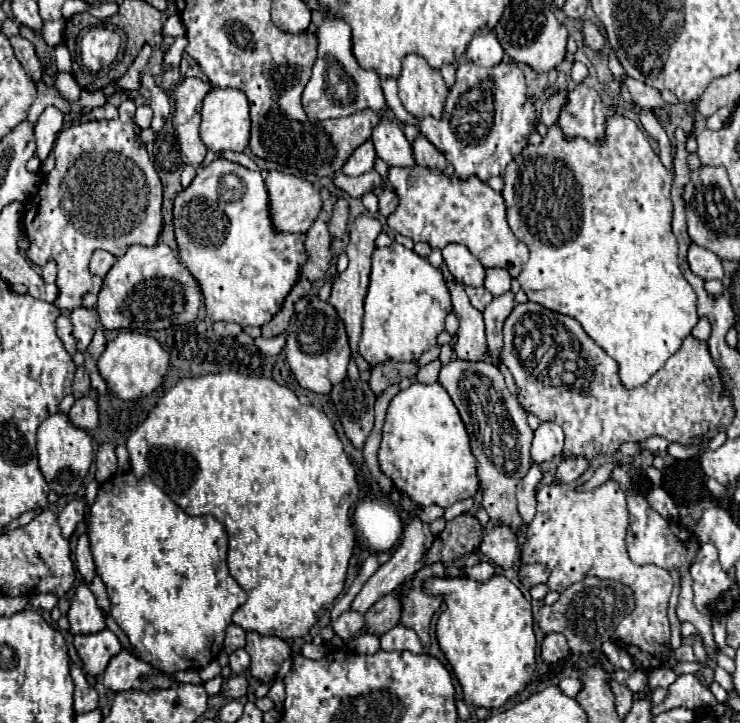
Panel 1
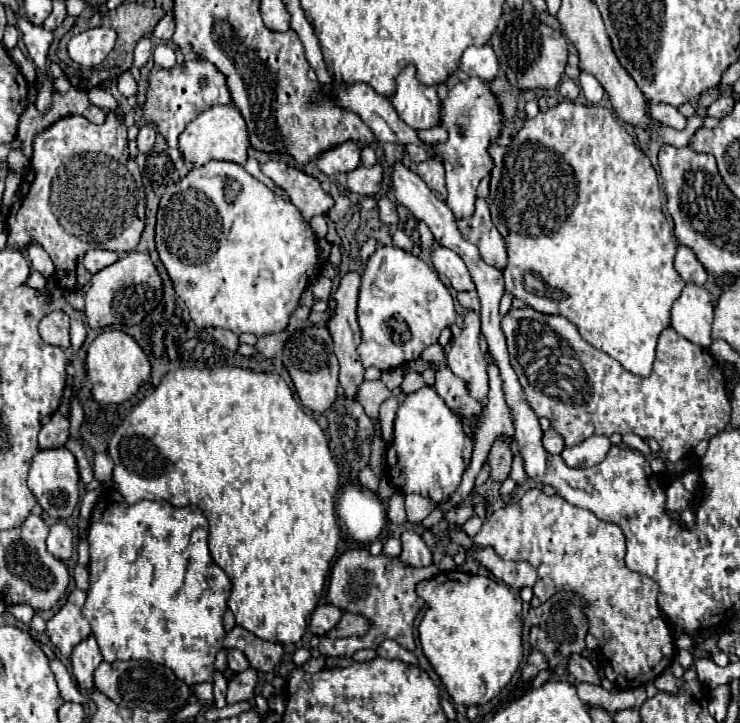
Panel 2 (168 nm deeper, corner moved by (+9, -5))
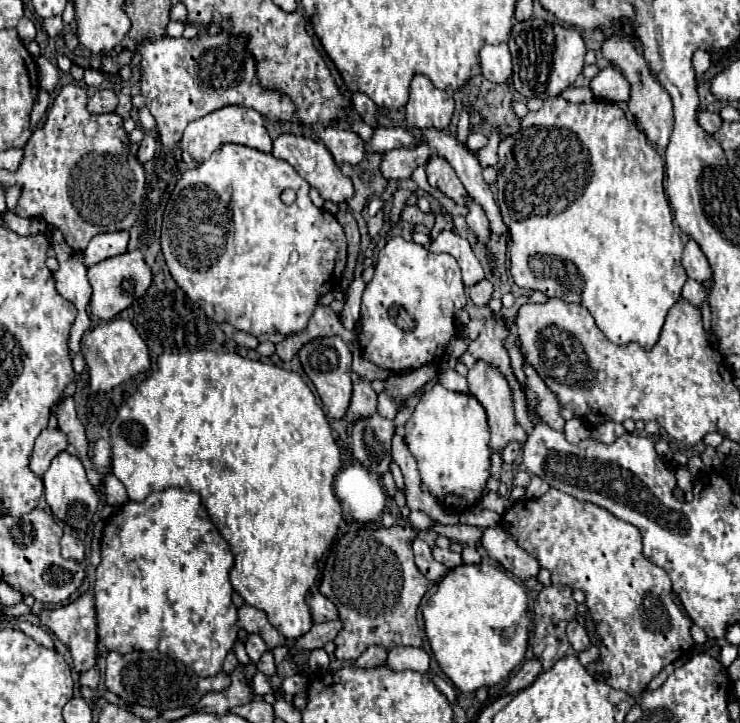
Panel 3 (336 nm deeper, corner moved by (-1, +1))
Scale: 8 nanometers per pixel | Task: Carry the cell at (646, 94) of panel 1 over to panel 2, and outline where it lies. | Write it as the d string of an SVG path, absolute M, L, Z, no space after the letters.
M651 103L649 113L651 113L651 117L657 119L659 123L665 123L665 125L677 129L677 131L685 129L685 125L687 125L687 117L683 117L683 115L679 113L679 109L677 109L677 107L671 107L671 105L663 105L663 103L661 103L661 105L655 105L655 103Z

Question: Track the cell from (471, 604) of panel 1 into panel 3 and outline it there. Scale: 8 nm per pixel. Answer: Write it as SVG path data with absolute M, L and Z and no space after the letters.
M459 565L437 583L437 593L423 607L431 651L459 691L495 687L523 663L529 641L529 601L521 585L505 571L487 565Z

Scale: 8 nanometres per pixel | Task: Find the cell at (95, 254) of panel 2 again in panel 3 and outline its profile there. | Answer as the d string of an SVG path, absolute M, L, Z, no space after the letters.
M129 231L95 235L83 253L83 263L87 267L93 267L109 257L123 255L127 251L127 243L129 243Z

